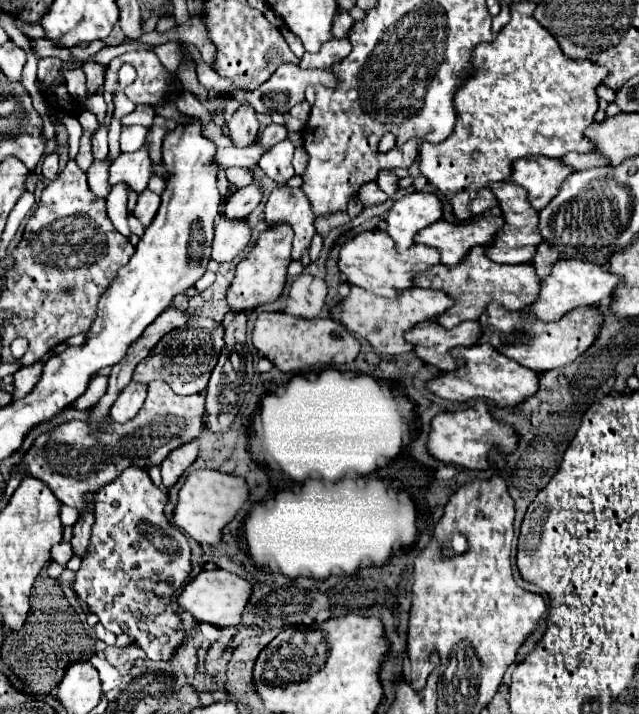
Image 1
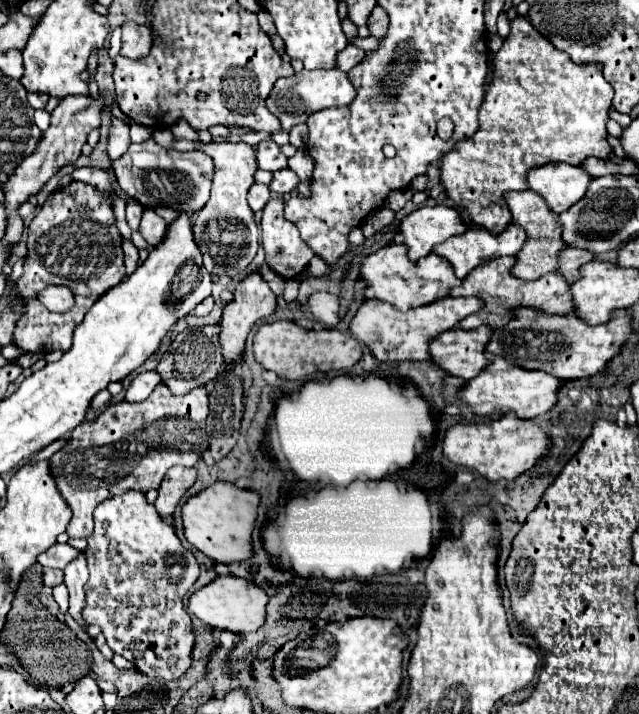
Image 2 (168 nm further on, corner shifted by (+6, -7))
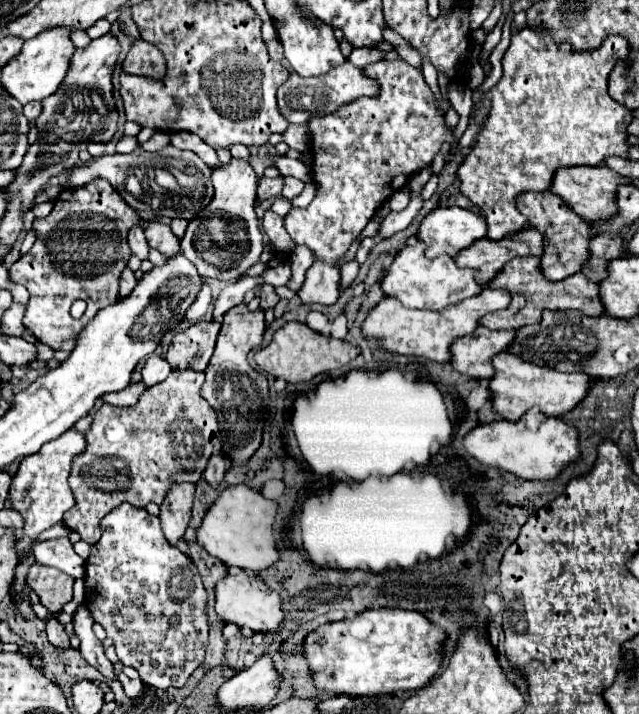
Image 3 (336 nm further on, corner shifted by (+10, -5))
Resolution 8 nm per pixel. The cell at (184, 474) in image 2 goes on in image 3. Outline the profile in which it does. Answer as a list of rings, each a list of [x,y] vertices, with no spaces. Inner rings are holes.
[[[180,482],[168,490],[168,494],[160,506],[162,532],[174,546],[184,536],[184,530],[190,522],[192,498],[194,498],[194,484],[192,482]]]

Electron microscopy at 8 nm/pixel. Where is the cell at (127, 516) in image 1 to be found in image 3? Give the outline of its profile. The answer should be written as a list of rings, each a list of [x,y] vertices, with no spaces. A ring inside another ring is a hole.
[[[122,502],[100,522],[102,536],[92,544],[86,560],[86,606],[94,622],[102,624],[106,636],[114,640],[116,654],[124,666],[138,670],[144,684],[154,688],[184,686],[190,674],[202,664],[208,644],[208,618],[206,618],[206,590],[200,574],[190,558],[172,546],[160,530],[158,516],[150,516],[144,508]]]

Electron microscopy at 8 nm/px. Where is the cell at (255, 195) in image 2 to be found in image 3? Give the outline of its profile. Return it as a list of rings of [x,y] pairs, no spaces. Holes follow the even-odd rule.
[[[260,178],[258,180],[258,202],[262,200],[268,200],[268,198],[276,198],[280,196],[280,190],[282,190],[282,178]]]

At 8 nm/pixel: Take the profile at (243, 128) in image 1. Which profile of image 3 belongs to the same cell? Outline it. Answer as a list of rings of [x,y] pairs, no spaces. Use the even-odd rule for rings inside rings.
[[[232,158],[228,164],[212,168],[212,184],[214,198],[198,214],[198,218],[190,220],[186,234],[182,238],[182,254],[196,266],[202,278],[234,282],[252,264],[260,260],[260,254],[264,250],[262,230],[258,226],[258,216],[254,214],[258,176],[252,170],[250,162]]]

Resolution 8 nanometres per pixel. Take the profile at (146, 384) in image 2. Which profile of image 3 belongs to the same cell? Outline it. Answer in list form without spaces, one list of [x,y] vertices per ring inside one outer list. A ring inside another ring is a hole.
[[[150,356],[150,358],[146,360],[146,364],[142,366],[142,382],[144,382],[146,386],[158,384],[158,382],[162,382],[170,372],[172,372],[172,366],[170,366],[164,358],[160,358],[160,356]]]

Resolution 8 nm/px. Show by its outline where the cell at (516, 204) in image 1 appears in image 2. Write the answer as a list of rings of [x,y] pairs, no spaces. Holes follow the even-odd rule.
[[[534,190],[524,192],[508,192],[506,202],[510,206],[510,212],[514,214],[514,222],[522,228],[526,228],[528,242],[522,248],[522,252],[516,256],[518,262],[514,266],[514,274],[522,280],[538,280],[548,272],[558,270],[558,256],[564,248],[562,242],[562,224],[558,222],[558,214],[554,214],[542,196],[538,196]]]

